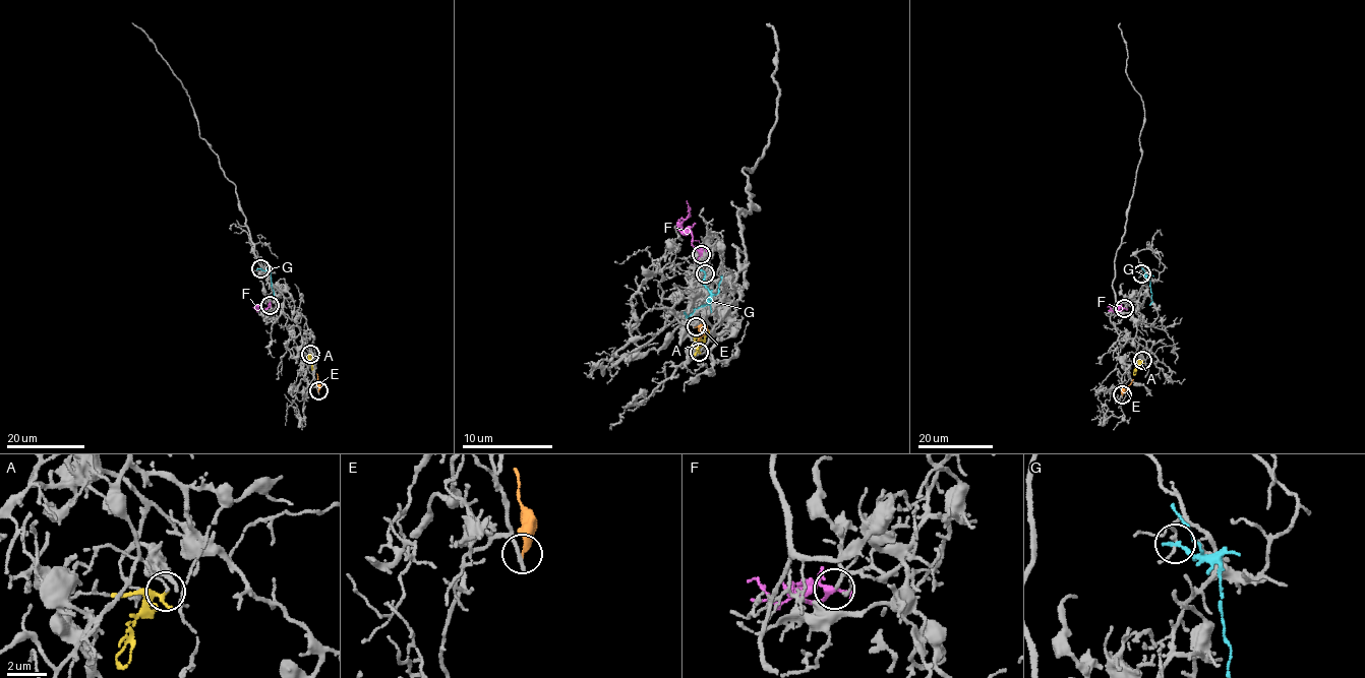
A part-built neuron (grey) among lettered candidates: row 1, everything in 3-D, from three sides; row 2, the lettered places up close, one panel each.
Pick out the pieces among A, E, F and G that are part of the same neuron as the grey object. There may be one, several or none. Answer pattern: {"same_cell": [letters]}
{"same_cell": ["F"]}

